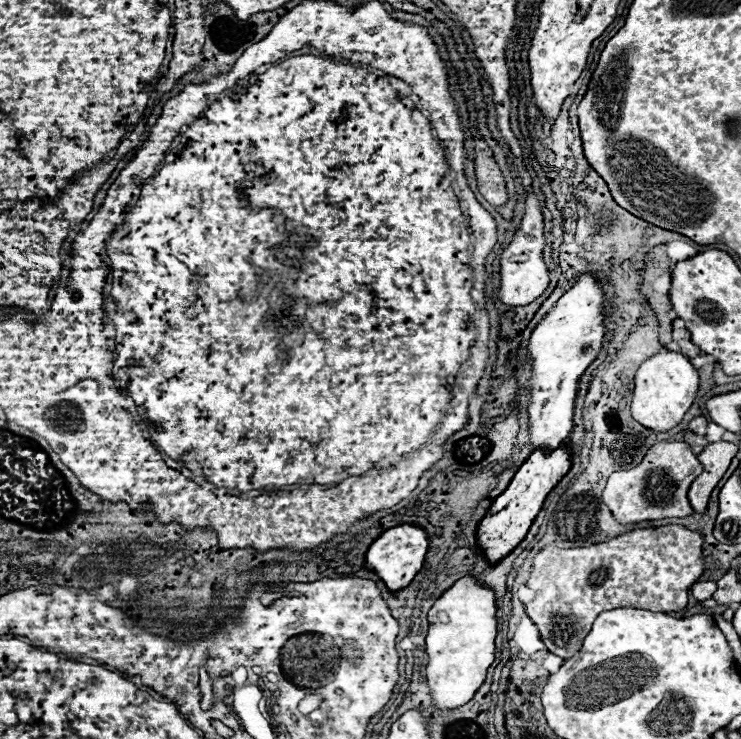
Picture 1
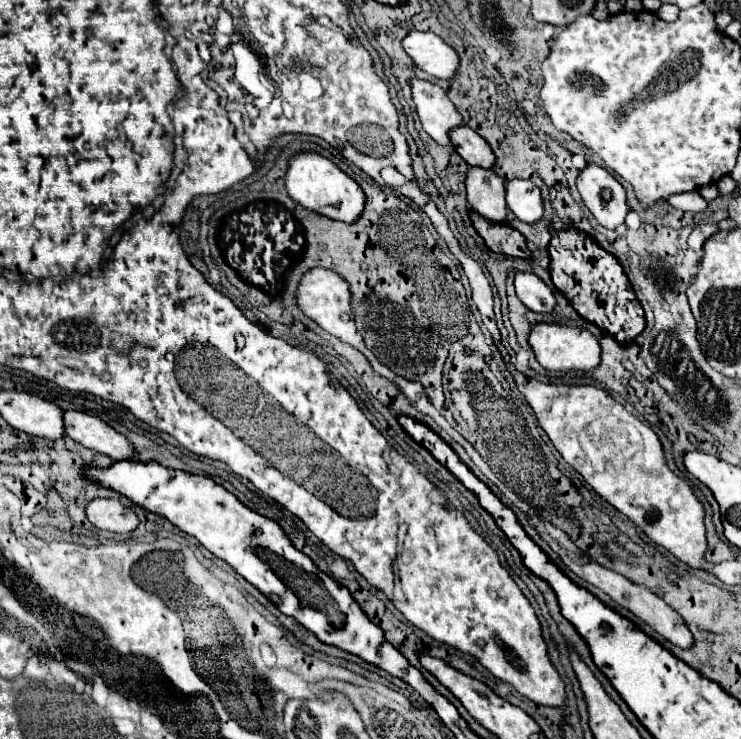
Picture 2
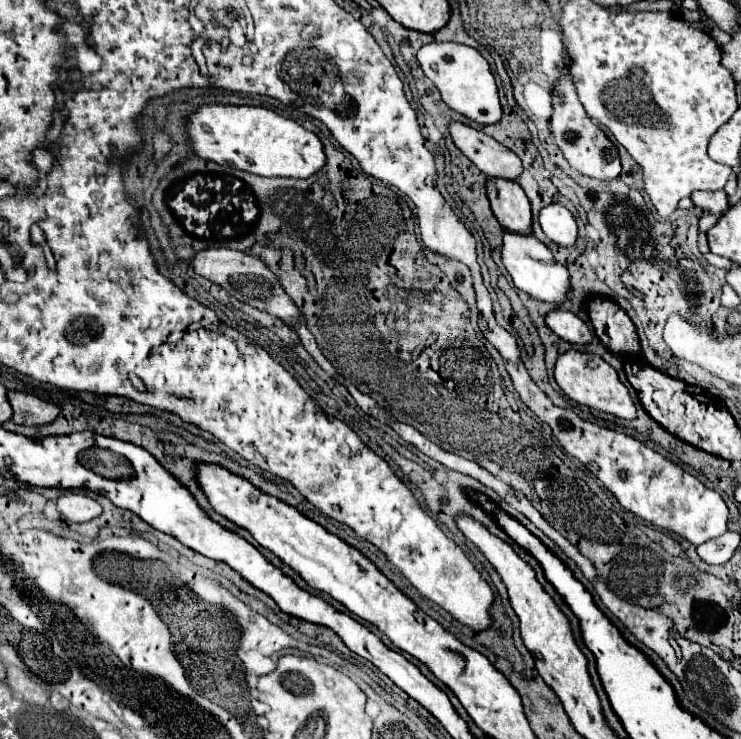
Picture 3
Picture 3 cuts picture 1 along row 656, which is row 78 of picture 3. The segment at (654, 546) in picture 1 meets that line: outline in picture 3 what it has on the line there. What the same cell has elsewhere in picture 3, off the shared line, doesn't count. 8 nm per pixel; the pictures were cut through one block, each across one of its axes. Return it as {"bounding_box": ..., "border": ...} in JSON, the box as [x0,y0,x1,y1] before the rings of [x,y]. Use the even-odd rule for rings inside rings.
{"bounding_box":[550,68,620,180],"border":[[[562,68],[560,70],[560,82],[558,88],[552,92],[552,104],[554,104],[554,114],[550,118],[554,136],[556,136],[556,144],[562,150],[562,154],[566,156],[568,164],[582,172],[584,176],[596,178],[596,180],[616,180],[620,176],[620,158],[618,158],[618,150],[616,146],[606,138],[606,134],[586,116],[584,106],[578,102],[574,84],[568,76],[568,70]]]}

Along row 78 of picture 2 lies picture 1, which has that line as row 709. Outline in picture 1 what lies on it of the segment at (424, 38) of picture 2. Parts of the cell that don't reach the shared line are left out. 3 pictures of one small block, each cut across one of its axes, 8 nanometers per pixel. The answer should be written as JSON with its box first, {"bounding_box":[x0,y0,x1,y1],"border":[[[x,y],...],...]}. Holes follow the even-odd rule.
{"bounding_box":[426,576,498,710],"border":[[[464,576],[464,578],[456,580],[428,610],[430,630],[426,636],[426,652],[430,656],[430,662],[428,662],[426,676],[428,676],[428,686],[430,686],[430,694],[434,698],[436,708],[452,710],[452,708],[464,706],[466,702],[470,702],[474,698],[476,690],[482,686],[482,682],[486,678],[486,670],[494,662],[494,650],[496,650],[494,640],[498,634],[496,610],[498,610],[496,594],[488,586],[478,582],[478,578],[474,578],[474,576]]]}

